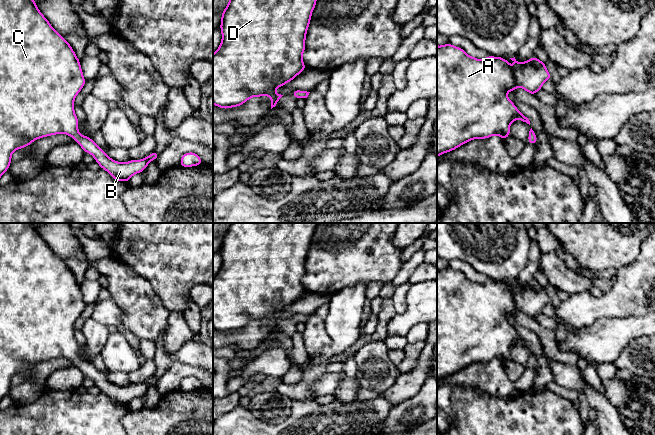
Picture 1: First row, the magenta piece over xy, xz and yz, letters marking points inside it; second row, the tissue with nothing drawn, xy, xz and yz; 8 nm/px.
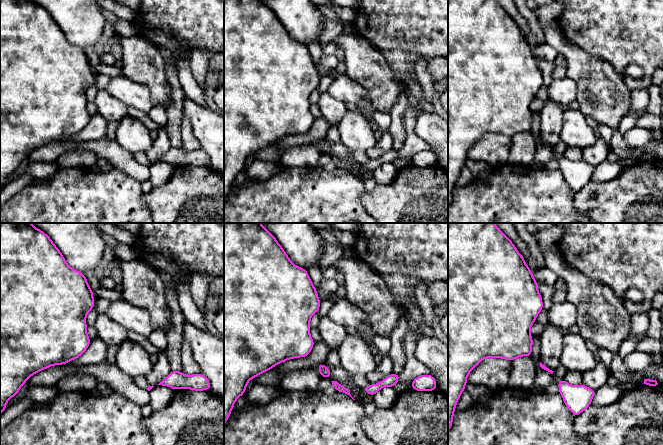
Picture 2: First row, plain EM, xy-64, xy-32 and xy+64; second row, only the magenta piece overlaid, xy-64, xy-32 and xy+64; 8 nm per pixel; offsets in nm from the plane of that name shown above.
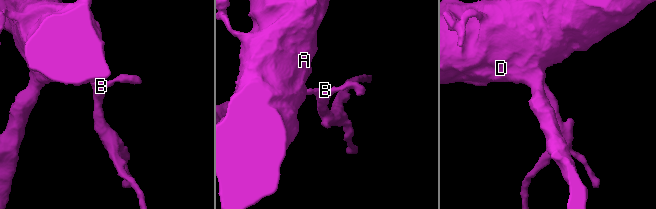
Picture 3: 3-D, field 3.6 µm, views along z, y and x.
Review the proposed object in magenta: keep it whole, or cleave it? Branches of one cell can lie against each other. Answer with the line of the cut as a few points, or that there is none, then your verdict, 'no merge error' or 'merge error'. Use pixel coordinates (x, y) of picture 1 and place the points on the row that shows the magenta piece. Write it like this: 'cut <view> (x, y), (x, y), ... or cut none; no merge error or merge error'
cut none; no merge error

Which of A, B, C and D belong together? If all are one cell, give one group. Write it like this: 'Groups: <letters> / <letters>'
Groups: A B C D

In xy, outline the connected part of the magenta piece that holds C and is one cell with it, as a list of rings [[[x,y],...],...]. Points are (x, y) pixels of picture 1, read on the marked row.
[[[0,0],[0,177],[9,169],[14,151],[29,146],[35,140],[56,134],[74,138],[84,152],[90,153],[99,166],[116,181],[127,182],[135,174],[143,172],[159,155],[155,151],[141,160],[122,163],[111,159],[88,136],[78,131],[79,121],[74,112],[74,99],[85,85],[85,78],[70,44],[51,26],[36,6],[34,0]]]

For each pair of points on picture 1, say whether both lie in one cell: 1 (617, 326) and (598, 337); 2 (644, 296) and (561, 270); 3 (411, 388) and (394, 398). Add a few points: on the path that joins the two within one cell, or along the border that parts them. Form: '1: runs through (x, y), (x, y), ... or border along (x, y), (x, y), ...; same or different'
1: runs through (612, 331), (606, 337), (603, 337); same
2: border along (589, 292), (570, 294); different
3: runs through (407, 388), (404, 388), (398, 394); same

